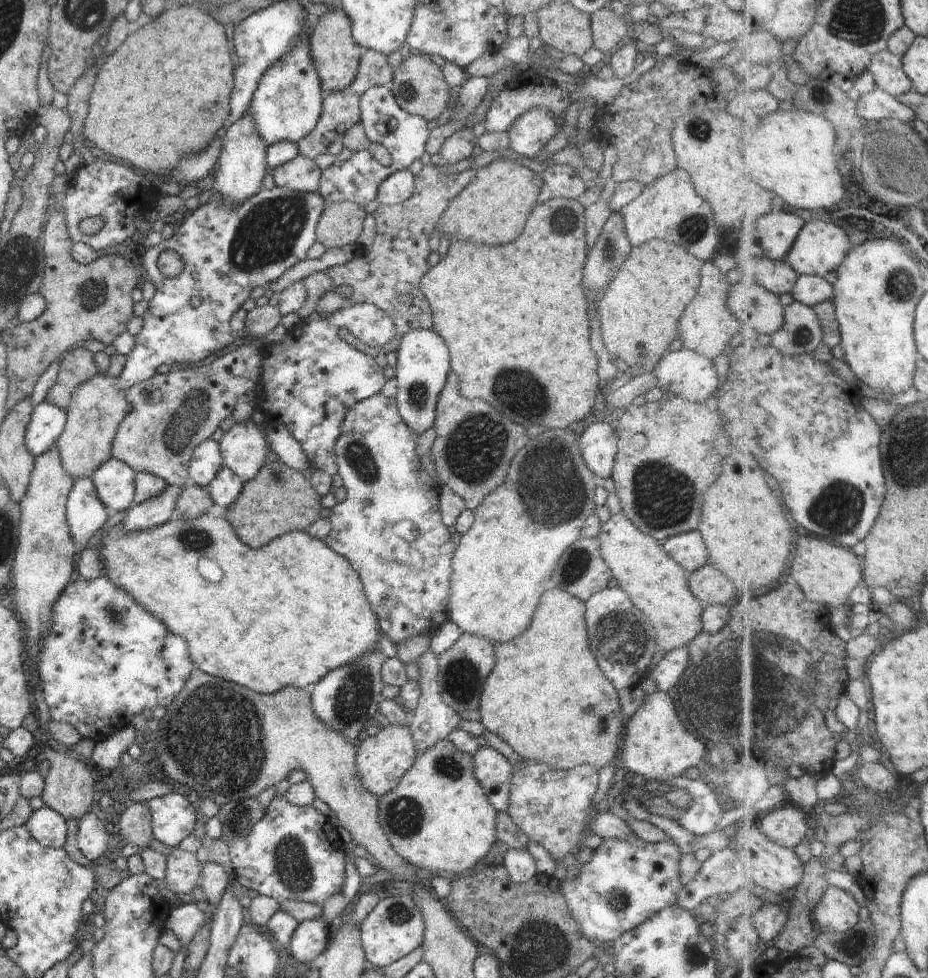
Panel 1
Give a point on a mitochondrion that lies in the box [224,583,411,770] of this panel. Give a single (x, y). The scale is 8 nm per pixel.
(352, 700)

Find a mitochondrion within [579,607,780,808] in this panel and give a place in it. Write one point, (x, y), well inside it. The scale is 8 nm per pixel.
(599, 719)

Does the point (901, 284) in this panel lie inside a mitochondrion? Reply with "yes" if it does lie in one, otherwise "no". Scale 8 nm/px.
yes

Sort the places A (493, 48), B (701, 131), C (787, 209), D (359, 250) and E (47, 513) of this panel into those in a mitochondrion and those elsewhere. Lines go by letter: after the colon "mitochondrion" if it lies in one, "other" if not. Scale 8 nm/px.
A: other
B: mitochondrion
C: other
D: other
E: other

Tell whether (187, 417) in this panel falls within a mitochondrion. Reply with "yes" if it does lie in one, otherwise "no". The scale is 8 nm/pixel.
yes

